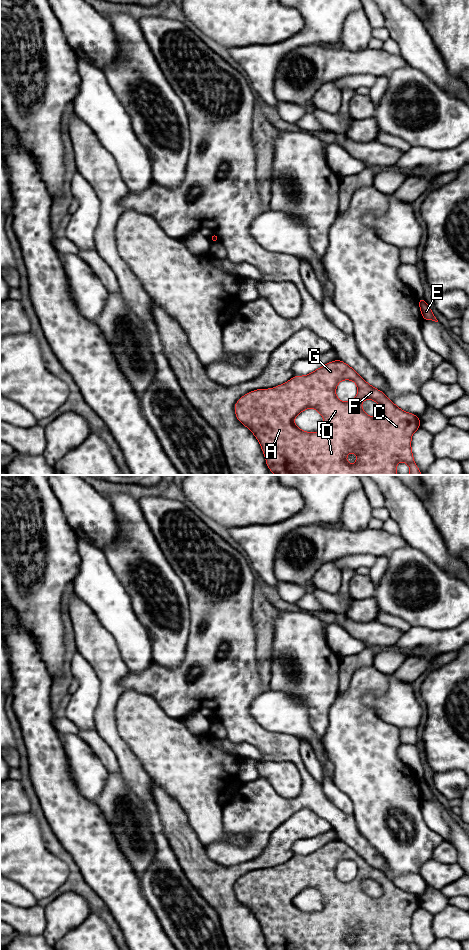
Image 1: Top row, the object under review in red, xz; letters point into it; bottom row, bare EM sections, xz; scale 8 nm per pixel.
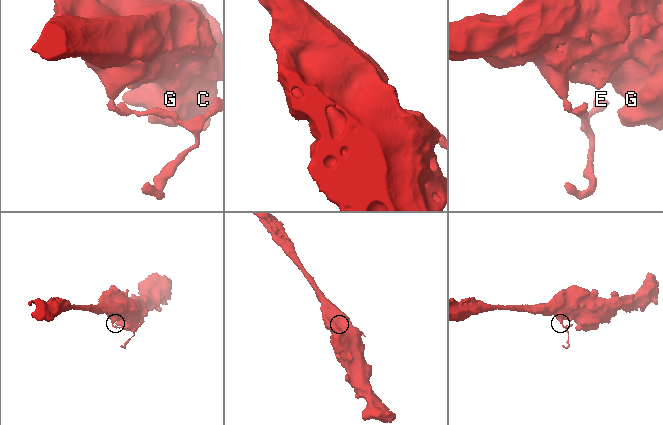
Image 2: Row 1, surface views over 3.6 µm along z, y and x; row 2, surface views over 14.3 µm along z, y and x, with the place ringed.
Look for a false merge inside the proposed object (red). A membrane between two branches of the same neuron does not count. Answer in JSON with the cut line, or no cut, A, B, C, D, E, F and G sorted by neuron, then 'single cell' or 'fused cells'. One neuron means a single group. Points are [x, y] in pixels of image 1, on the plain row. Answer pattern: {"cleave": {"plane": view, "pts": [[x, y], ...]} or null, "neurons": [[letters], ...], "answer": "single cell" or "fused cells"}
{"cleave": {"plane": "xz", "pts": [[210, 717], [214, 721]]}, "neurons": [["A", "B", "C", "D", "F", "G"], ["E"]], "answer": "fused cells"}

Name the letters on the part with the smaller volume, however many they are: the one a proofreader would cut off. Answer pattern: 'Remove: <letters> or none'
Remove: E

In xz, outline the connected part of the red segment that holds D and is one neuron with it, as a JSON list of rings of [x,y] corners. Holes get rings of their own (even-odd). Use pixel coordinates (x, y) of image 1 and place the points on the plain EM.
[[[339,839],[332,841],[328,844],[325,844],[323,847],[318,848],[314,852],[310,853],[306,856],[294,856],[286,863],[276,866],[272,869],[258,869],[251,871],[244,876],[242,876],[234,886],[235,894],[237,899],[242,903],[244,906],[249,908],[251,912],[256,916],[257,920],[259,921],[263,933],[265,935],[266,944],[270,950],[396,950],[396,945],[398,941],[403,941],[407,943],[410,947],[410,950],[419,950],[417,945],[414,942],[414,938],[412,935],[411,930],[411,916],[413,913],[420,908],[420,897],[414,894],[405,892],[398,888],[382,871],[372,867],[369,865],[354,849],[352,849],[349,845],[342,842]],[[341,860],[353,860],[356,865],[358,866],[357,876],[354,880],[350,882],[342,882],[340,881],[335,874],[335,869],[338,863]],[[365,879],[371,879],[376,881],[383,890],[383,894],[379,898],[373,898],[367,895],[361,887],[361,883]],[[307,888],[315,888],[323,897],[324,897],[324,910],[321,913],[313,913],[313,912],[304,912],[300,910],[294,904],[294,898],[304,891]],[[349,932],[355,932],[357,934],[357,942],[355,945],[349,945],[346,941],[346,935]]]

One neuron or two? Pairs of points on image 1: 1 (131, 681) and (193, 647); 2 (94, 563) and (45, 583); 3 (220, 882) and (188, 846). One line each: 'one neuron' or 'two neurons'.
1: one neuron
2: two neurons
3: one neuron

